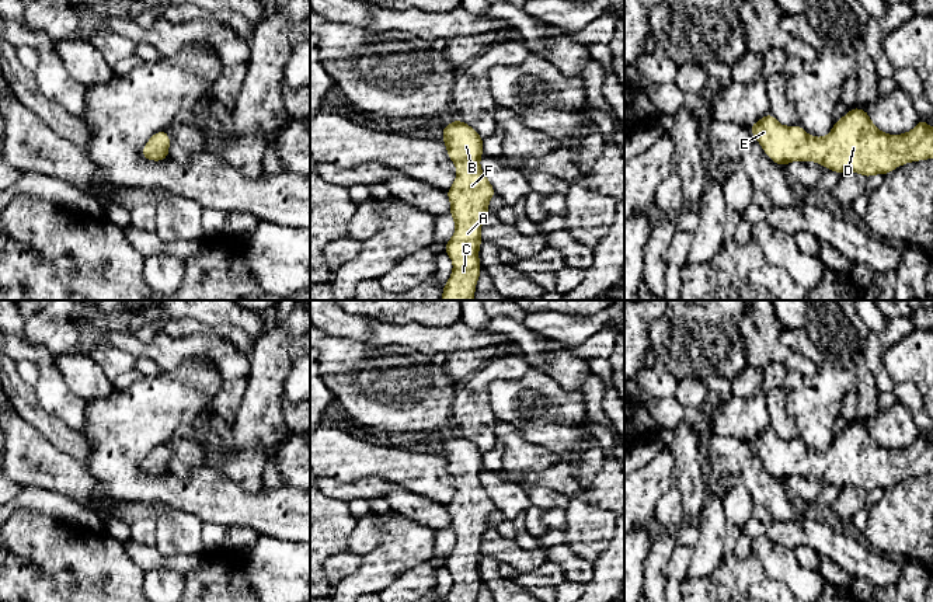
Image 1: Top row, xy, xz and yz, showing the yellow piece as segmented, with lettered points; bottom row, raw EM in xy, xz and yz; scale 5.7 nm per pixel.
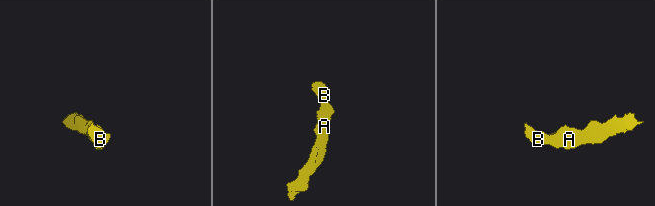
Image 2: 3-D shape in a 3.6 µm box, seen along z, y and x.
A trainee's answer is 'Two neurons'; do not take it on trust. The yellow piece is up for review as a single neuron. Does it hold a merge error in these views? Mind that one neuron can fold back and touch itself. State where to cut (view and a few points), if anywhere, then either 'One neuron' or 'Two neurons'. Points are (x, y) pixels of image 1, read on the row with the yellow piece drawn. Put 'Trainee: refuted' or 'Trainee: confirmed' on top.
Trainee: refuted
No split. One neuron

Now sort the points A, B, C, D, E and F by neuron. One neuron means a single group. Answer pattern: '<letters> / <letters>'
A B C D E F

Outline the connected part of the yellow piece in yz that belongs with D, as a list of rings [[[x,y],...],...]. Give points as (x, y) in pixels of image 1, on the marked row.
[[[850,108],[843,118],[835,122],[828,136],[815,138],[807,135],[801,125],[780,125],[769,112],[760,121],[751,125],[749,129],[763,147],[766,156],[783,167],[790,161],[811,160],[838,174],[850,170],[868,178],[873,174],[885,175],[905,163],[933,159],[933,128],[923,118],[908,133],[887,135],[875,128],[867,111]]]

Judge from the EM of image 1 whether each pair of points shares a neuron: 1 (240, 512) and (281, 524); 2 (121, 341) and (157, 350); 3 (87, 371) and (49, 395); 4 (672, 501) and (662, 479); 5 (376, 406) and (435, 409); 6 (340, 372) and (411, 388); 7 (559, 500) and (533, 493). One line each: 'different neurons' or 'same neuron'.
1: same neuron
2: same neuron
3: different neurons
4: different neurons
5: same neuron
6: same neuron
7: same neuron

